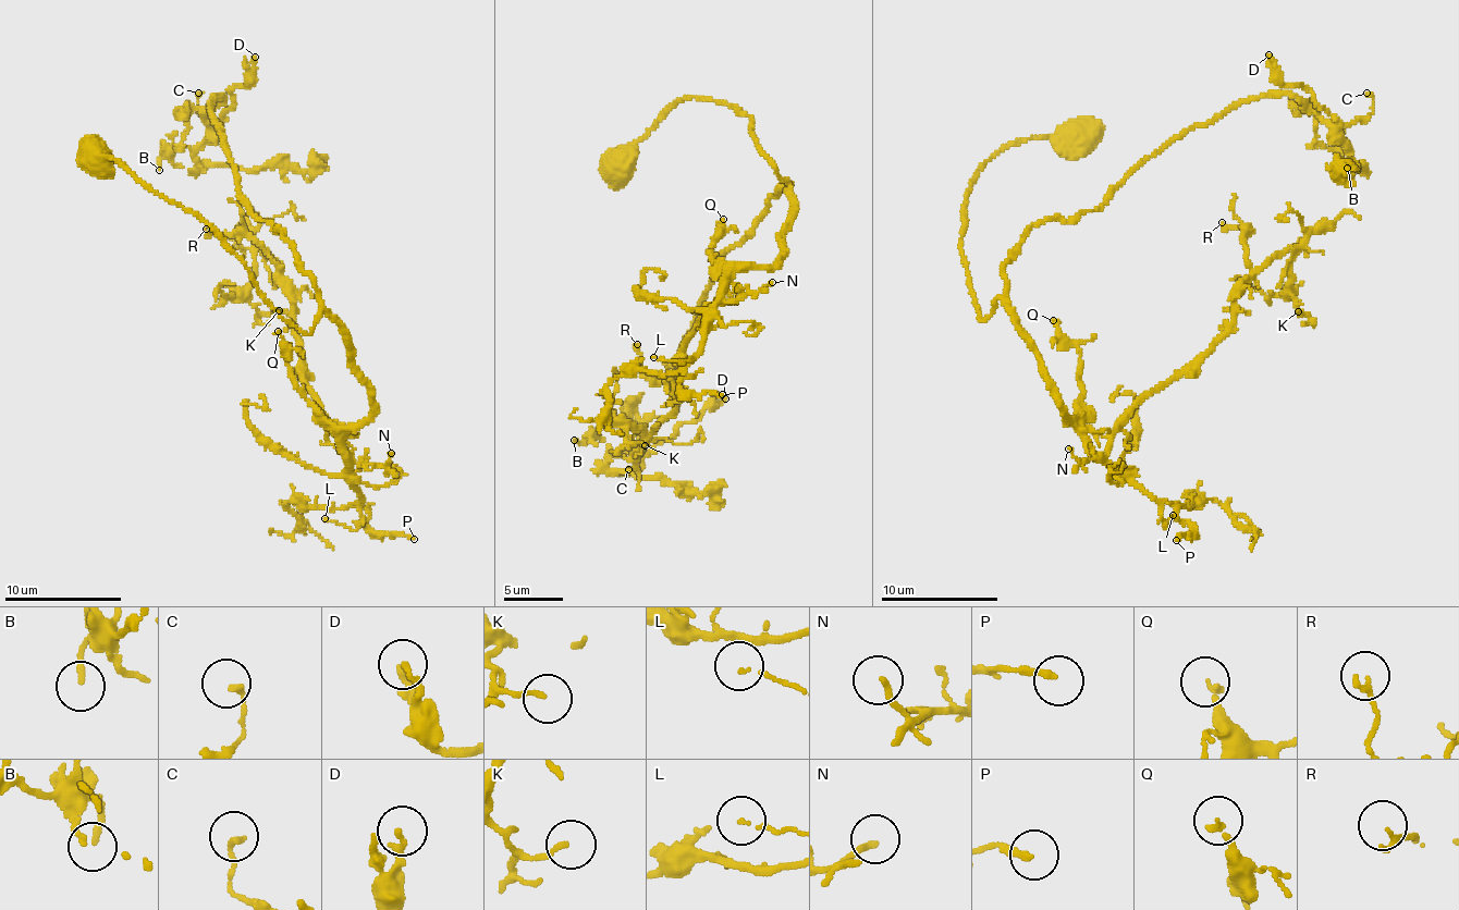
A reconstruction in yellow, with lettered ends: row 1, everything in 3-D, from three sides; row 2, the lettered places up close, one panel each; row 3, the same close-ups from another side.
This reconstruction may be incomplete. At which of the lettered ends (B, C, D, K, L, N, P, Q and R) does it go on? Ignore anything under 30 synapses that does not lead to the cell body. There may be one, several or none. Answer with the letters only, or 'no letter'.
D

